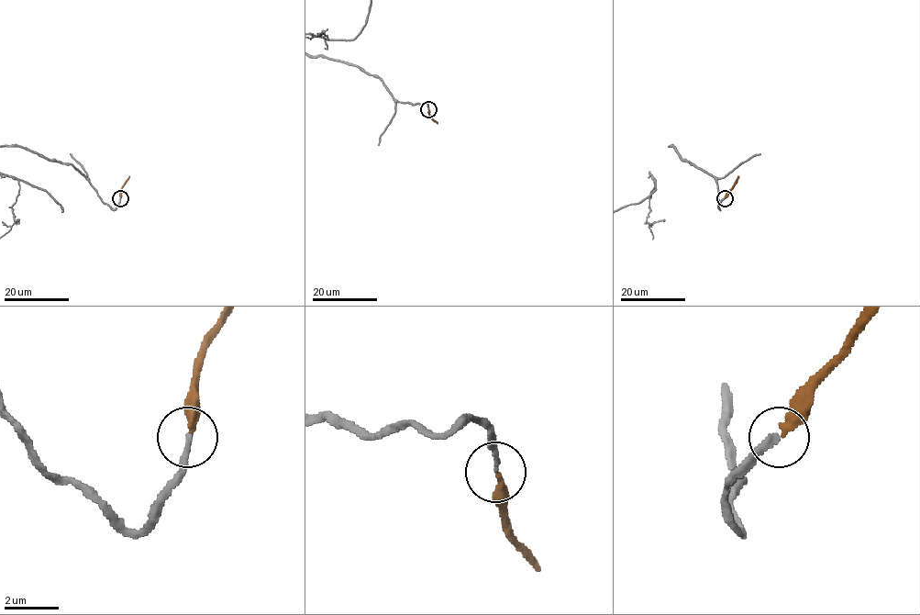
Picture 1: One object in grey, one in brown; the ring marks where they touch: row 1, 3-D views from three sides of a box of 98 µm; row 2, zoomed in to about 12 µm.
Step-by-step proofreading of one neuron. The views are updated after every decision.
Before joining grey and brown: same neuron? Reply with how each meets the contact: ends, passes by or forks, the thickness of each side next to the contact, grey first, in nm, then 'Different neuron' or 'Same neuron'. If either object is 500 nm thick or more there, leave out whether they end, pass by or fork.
At the ring grey ends. At the ring brown ends. Thickness 190 nm (grey) against 280 nm. Same neuron

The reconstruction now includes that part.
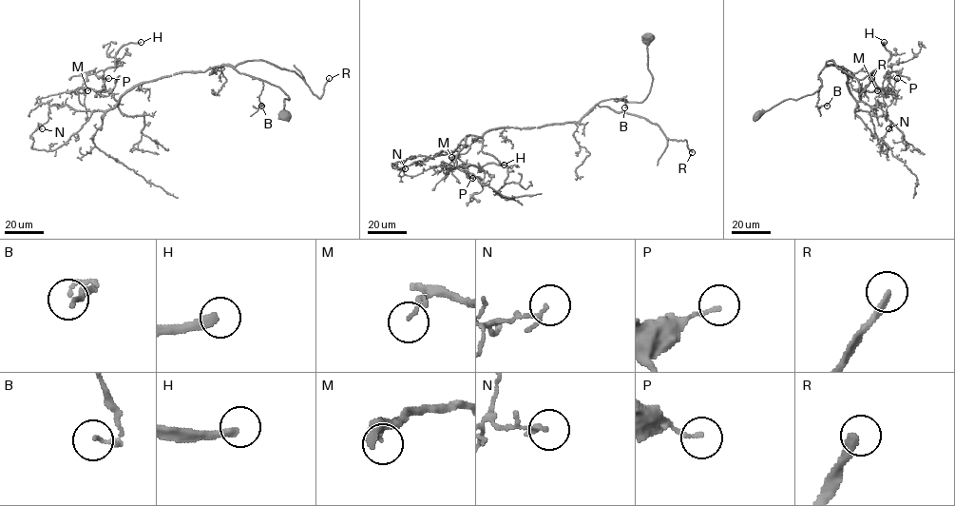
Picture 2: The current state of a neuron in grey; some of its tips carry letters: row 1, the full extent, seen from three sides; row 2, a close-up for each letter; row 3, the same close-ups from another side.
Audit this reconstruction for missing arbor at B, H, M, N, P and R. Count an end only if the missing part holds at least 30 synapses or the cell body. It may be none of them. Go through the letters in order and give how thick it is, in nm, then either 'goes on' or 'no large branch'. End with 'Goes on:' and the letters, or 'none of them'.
B: calibre 110 nm; no large branch
H: calibre 320 nm; no large branch
M: calibre 60 nm; no large branch
N: calibre 150 nm; no large branch
P: calibre 130 nm; no large branch
R: calibre 240 nm; goes on
Goes on: R

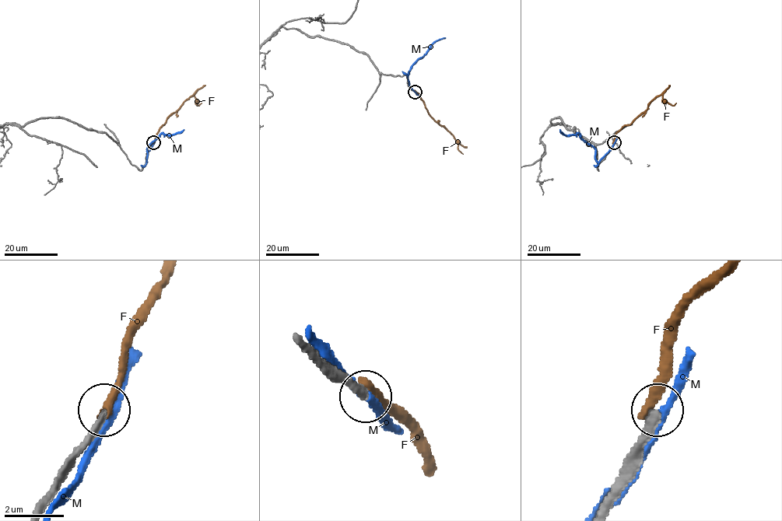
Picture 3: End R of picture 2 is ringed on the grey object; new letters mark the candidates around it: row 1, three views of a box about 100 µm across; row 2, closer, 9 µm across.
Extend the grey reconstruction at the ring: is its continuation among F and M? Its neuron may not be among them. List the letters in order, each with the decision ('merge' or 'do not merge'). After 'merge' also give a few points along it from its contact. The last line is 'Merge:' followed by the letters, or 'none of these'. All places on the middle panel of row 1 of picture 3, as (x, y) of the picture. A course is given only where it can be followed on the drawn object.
F: do not merge
M: do not merge
Merge: none of these

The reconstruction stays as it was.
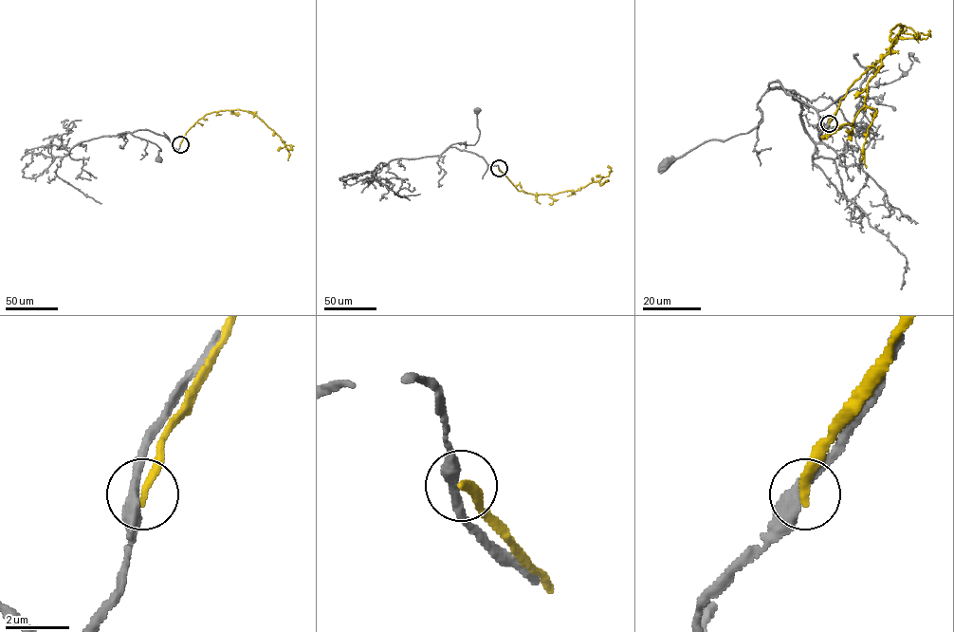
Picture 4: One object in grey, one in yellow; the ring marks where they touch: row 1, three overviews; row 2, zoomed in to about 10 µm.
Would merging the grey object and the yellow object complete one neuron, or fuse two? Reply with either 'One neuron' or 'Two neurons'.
Two neurons

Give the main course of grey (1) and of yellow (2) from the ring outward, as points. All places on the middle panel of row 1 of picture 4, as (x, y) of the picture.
1: (499, 168), (474, 153), (449, 146), (476, 142), (480, 133), (477, 110)
2: (499, 168), (519, 191), (533, 195), (552, 195), (579, 190), (592, 182), (598, 181), (601, 185), (607, 181)

